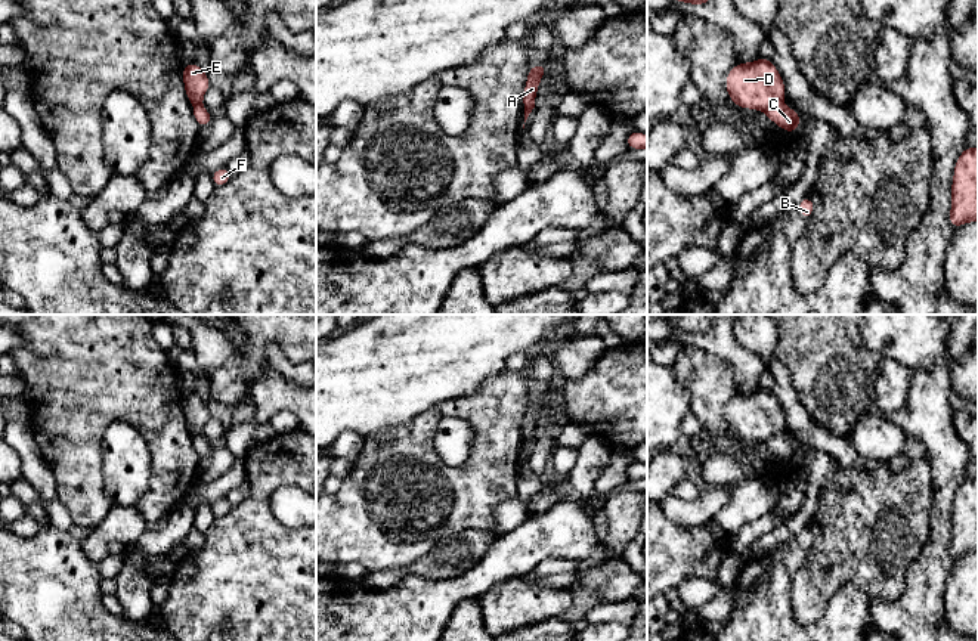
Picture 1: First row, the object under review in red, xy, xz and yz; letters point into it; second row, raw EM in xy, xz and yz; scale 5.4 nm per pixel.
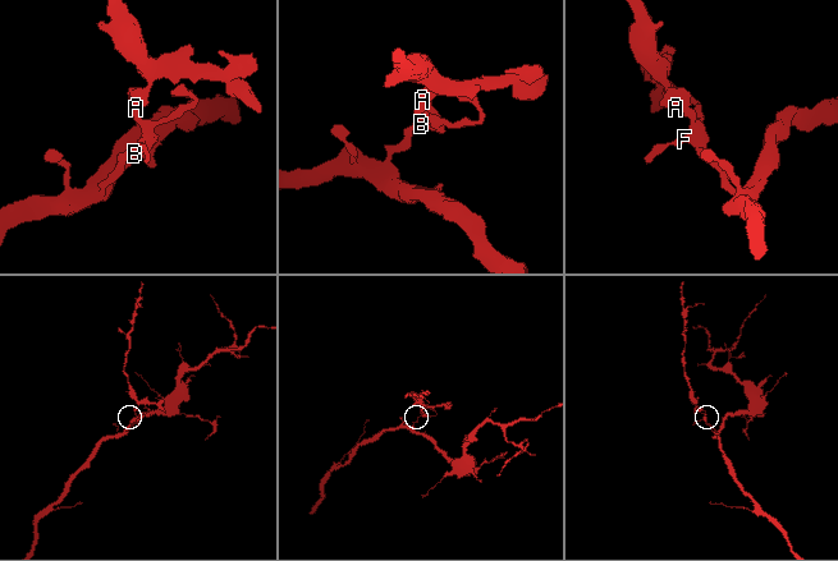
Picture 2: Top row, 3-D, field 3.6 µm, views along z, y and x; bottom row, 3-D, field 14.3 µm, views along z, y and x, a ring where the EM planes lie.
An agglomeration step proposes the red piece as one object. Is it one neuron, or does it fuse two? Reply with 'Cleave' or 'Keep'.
Cleave

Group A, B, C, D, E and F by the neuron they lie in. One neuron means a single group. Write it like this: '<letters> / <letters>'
A D E / B C F

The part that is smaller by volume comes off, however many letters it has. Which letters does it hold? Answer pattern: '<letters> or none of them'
A, D, E

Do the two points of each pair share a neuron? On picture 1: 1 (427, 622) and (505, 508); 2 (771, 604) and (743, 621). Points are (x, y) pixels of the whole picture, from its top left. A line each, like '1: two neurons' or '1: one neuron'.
1: two neurons
2: one neuron

